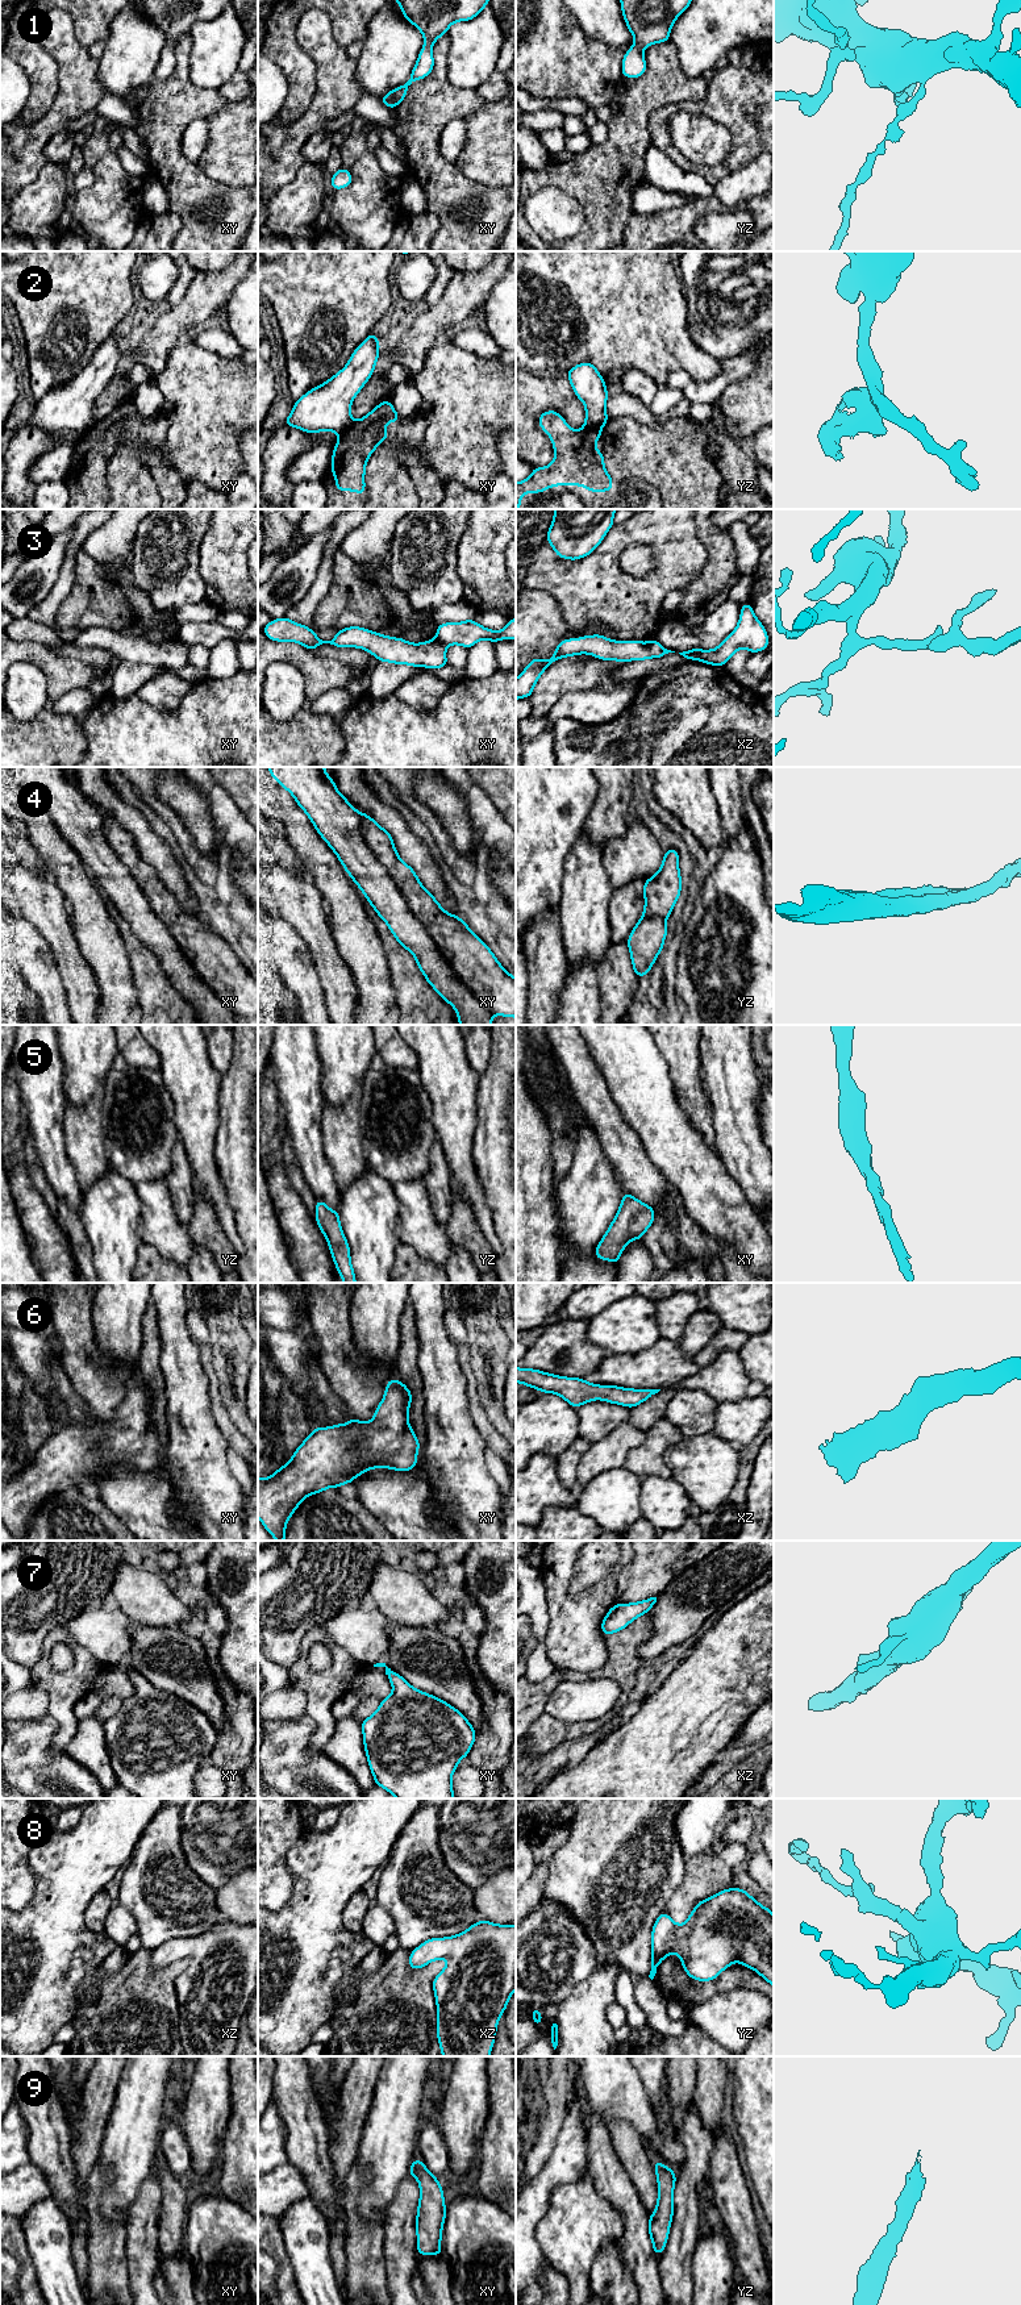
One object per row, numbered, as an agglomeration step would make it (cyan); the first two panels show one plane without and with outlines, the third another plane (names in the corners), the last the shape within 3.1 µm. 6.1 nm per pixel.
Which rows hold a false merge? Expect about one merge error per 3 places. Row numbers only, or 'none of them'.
2, 3, 4

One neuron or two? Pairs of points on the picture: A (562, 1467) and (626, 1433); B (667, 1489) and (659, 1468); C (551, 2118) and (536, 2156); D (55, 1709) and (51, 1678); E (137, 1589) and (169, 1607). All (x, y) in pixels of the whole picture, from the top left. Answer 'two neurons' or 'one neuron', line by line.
A: two neurons
B: two neurons
C: one neuron
D: one neuron
E: one neuron

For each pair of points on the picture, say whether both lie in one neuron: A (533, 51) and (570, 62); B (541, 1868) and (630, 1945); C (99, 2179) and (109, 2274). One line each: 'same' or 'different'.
A: same
B: different
C: same

